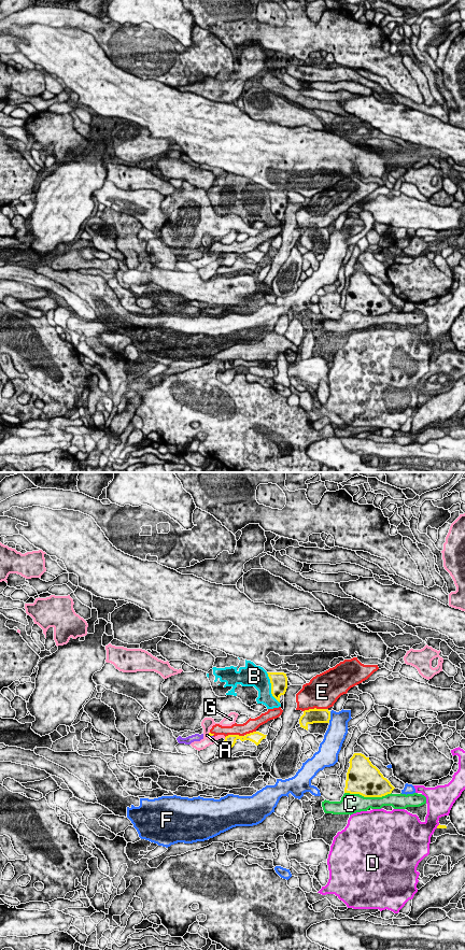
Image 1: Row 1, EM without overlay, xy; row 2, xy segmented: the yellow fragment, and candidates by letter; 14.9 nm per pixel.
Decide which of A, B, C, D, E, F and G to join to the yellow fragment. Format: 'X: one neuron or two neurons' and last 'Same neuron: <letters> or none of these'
A: two neurons
B: two neurons
C: two neurons
D: two neurons
E: two neurons
F: two neurons
G: two neurons
Same neuron: none of these

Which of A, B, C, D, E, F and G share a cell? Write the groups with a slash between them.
A E / B / C / D / F / G

